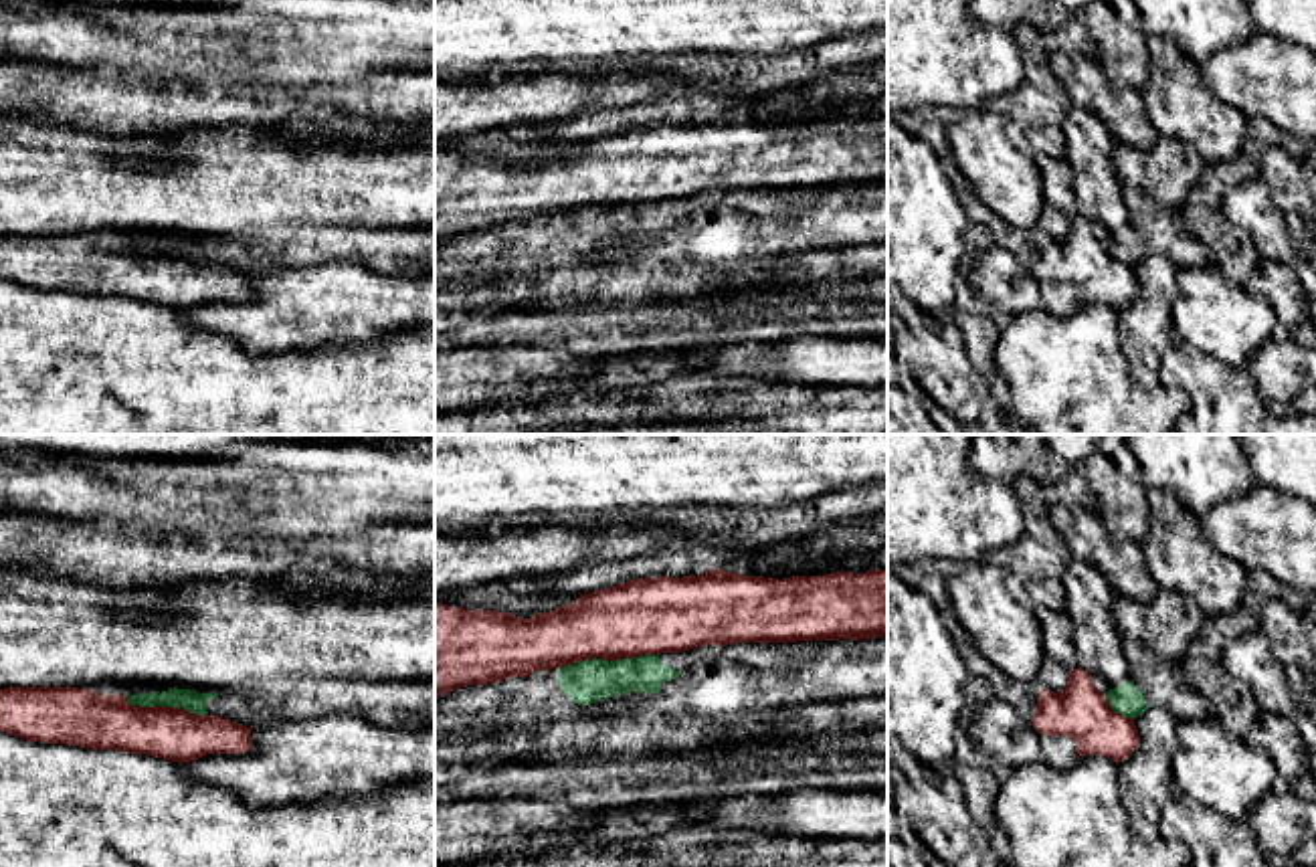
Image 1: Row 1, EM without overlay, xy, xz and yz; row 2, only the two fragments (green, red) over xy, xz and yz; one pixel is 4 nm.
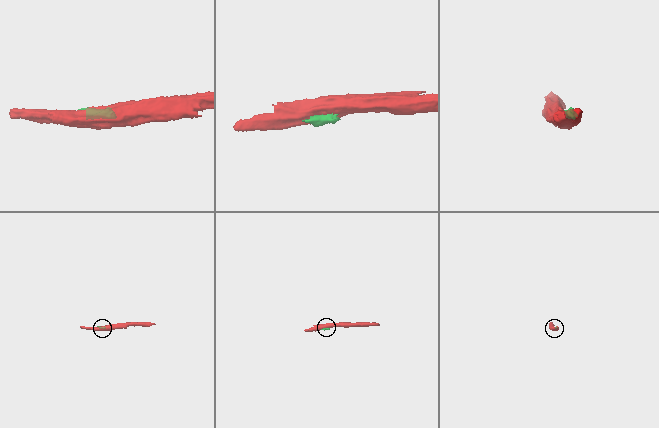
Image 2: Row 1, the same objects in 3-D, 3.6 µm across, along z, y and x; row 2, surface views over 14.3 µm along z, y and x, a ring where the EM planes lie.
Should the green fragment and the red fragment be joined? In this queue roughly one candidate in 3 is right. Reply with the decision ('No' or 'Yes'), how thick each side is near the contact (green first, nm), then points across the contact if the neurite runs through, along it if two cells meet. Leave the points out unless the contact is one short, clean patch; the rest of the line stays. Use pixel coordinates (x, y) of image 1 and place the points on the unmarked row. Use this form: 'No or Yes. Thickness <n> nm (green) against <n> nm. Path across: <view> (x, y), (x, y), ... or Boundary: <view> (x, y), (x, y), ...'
No. Thickness 170 nm (green) against 300 nm. Boundary: xz (658, 201), (625, 207), (581, 207), (556, 215)

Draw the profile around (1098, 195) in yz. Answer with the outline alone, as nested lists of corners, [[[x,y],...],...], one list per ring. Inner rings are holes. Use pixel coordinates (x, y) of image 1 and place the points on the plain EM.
[[[1071,117],[1061,123],[1061,131],[1063,158],[1073,170],[1077,214],[1092,224],[1102,224],[1112,236],[1130,228],[1124,186],[1118,180],[1112,158]]]

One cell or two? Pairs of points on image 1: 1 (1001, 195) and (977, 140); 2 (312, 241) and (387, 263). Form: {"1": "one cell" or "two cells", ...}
{"1": "one cell", "2": "one cell"}

